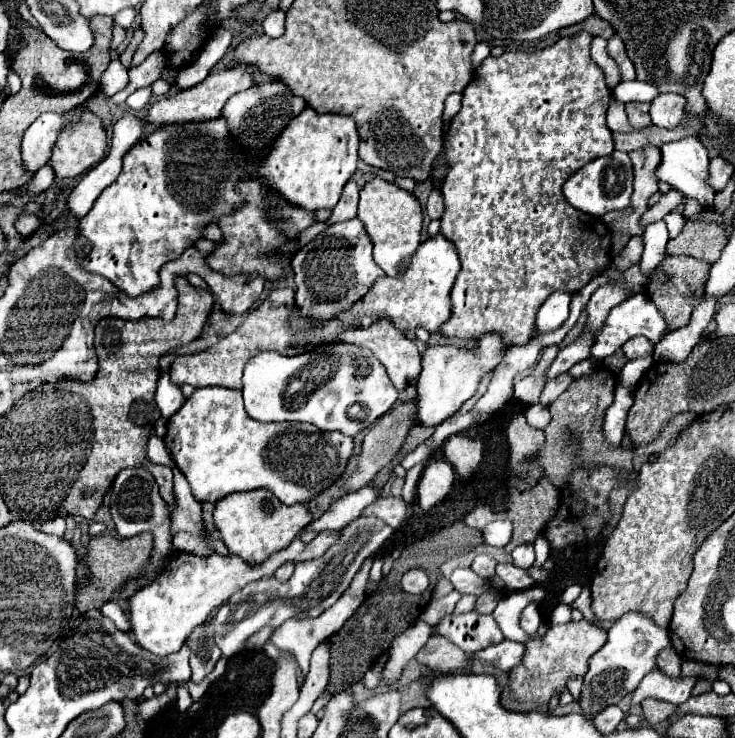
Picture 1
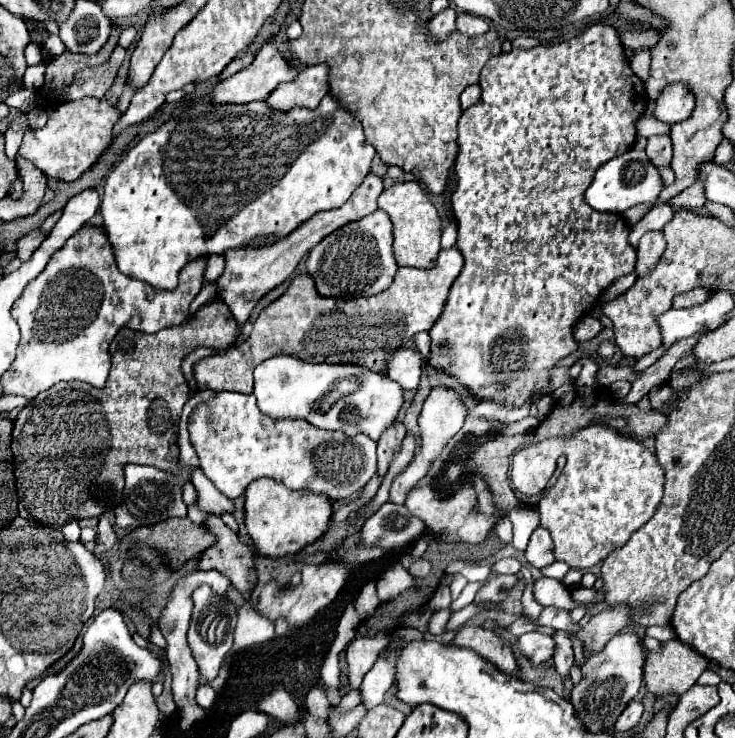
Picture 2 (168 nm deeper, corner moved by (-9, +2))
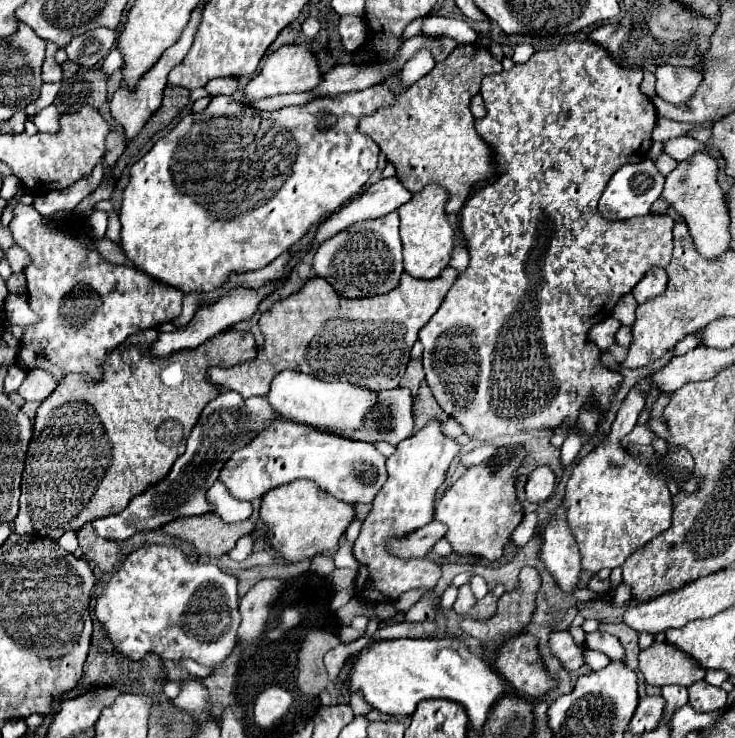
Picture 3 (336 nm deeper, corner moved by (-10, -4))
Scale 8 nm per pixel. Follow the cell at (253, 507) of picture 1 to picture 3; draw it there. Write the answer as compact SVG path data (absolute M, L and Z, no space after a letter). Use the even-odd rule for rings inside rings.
M298 479L288 485L276 487L262 497L260 519L268 527L272 547L286 561L304 561L338 547L340 537L348 525L356 519L354 505L332 497L330 493L318 489L314 481Z

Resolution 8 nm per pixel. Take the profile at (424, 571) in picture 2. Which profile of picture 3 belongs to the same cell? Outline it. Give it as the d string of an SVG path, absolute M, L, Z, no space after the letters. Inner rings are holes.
M430 421L414 437L404 439L396 453L386 461L388 479L372 503L372 513L366 517L360 535L354 543L354 559L358 561L358 575L354 583L354 595L364 603L394 603L404 591L416 587L434 587L442 575L440 563L426 557L400 559L390 553L388 541L394 537L406 537L412 531L434 521L436 491L444 483L450 461L458 455L460 445L446 437L440 429L440 421Z

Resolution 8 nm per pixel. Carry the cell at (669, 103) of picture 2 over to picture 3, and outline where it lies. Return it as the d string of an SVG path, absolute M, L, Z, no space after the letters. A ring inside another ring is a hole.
M662 65L656 69L656 95L668 103L686 103L698 89L702 73L688 67Z

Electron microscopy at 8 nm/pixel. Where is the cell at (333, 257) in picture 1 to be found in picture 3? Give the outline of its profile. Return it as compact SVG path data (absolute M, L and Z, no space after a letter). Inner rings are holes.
M398 213L346 227L324 241L314 255L314 271L326 279L342 297L374 297L392 291L404 273L402 241L398 235Z

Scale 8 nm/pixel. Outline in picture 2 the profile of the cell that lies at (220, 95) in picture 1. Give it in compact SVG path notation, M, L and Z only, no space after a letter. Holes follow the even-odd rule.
M265 43L261 47L261 51L255 55L253 63L241 71L237 71L235 75L231 75L229 79L223 79L223 81L215 81L211 83L209 87L209 97L211 97L211 103L235 103L235 105L241 105L241 103L251 103L251 101L261 101L265 99L279 83L283 81L291 81L295 79L297 71L283 59L283 55L269 43Z

